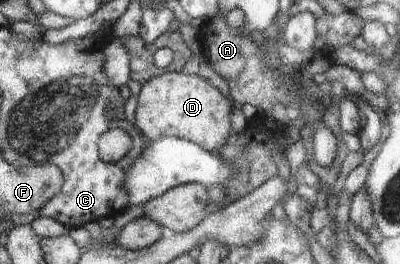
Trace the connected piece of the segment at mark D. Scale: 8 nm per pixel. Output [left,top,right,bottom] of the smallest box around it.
[134,71,235,153]

